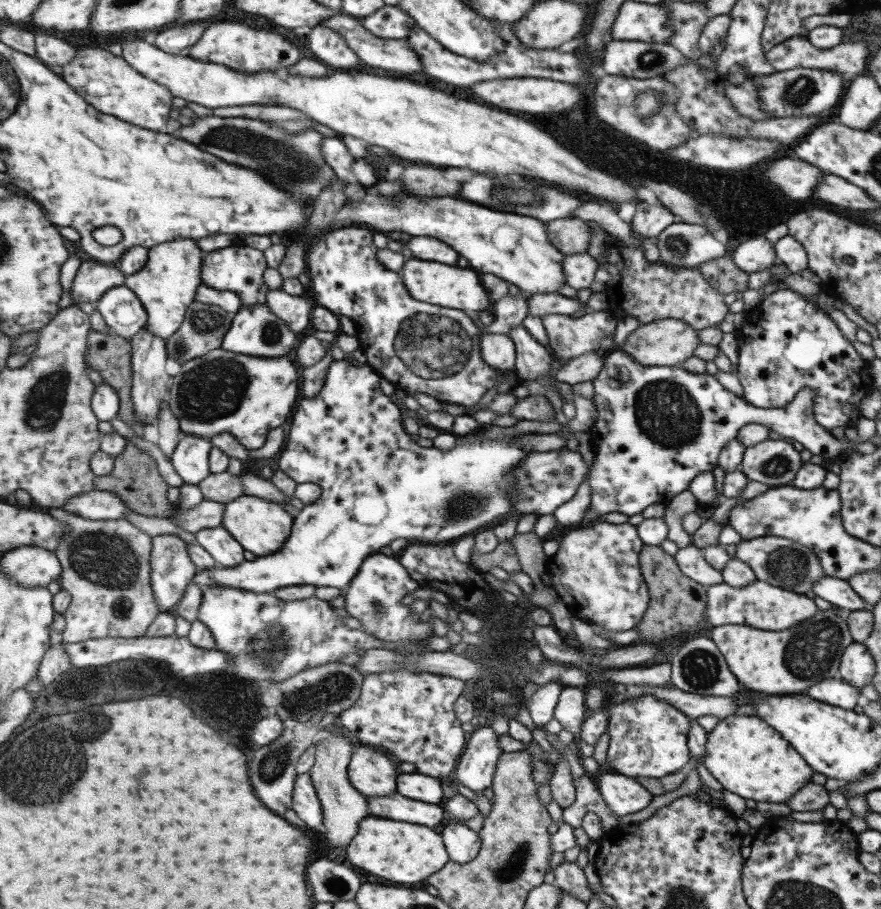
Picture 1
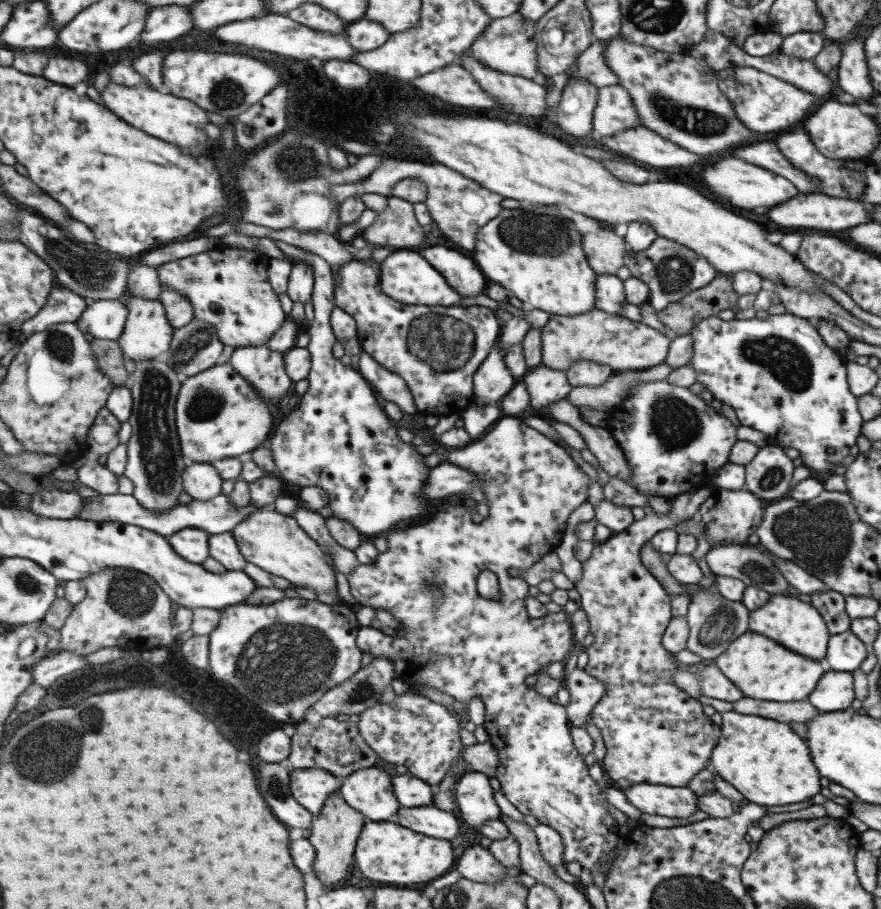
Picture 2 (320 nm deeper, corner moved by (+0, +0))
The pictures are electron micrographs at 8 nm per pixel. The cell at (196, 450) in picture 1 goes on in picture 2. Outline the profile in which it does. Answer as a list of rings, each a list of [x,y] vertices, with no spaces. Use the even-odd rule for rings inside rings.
[[[190,462],[185,469],[184,491],[197,500],[209,500],[223,490],[223,477],[209,462]]]

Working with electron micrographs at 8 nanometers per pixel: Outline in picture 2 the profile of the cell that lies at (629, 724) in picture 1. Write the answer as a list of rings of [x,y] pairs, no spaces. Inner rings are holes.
[[[709,484],[683,495],[676,495],[672,498],[670,510],[668,510],[667,514],[655,514],[647,511],[640,520],[633,520],[633,523],[627,526],[627,529],[619,533],[611,534],[611,537],[609,537],[606,542],[594,543],[589,559],[581,563],[582,573],[579,583],[575,583],[575,586],[573,586],[579,594],[580,607],[584,610],[588,620],[588,632],[593,635],[593,642],[584,647],[585,655],[587,655],[588,660],[583,670],[587,675],[593,676],[593,678],[596,678],[599,682],[604,684],[604,695],[595,703],[589,715],[591,724],[595,728],[600,729],[599,734],[605,746],[605,756],[598,763],[603,772],[621,789],[627,788],[633,784],[643,784],[643,782],[645,782],[645,784],[667,784],[671,787],[685,787],[695,774],[705,768],[706,762],[710,759],[711,750],[717,744],[719,738],[720,728],[701,711],[702,704],[699,704],[699,701],[694,697],[690,697],[686,692],[683,692],[683,690],[672,681],[673,671],[678,667],[671,653],[667,652],[660,643],[664,628],[668,625],[669,619],[672,616],[670,609],[671,598],[667,596],[667,592],[661,588],[661,584],[659,584],[658,580],[643,567],[643,564],[640,562],[639,553],[639,550],[641,550],[645,542],[648,542],[657,532],[673,529],[673,526],[679,523],[679,521],[691,518],[691,516],[697,513],[699,505],[710,495],[712,490],[713,486]]]

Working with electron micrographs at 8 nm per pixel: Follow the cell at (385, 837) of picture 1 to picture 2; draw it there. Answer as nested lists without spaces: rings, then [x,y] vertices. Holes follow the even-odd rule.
[[[369,822],[359,838],[357,848],[359,870],[377,882],[391,884],[419,884],[441,876],[453,864],[453,852],[447,840],[435,840],[429,836],[419,836],[409,828],[393,822]]]

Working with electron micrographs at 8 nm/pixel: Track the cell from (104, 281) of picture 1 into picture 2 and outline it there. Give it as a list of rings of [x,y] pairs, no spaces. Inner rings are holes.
[[[57,285],[51,291],[46,306],[37,316],[23,324],[23,332],[20,334],[29,338],[33,334],[45,331],[51,324],[76,323],[90,303],[91,301],[84,296]]]

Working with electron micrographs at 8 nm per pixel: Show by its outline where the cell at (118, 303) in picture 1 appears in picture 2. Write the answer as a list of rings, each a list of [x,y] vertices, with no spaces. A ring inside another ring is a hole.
[[[125,300],[91,301],[76,324],[83,333],[90,333],[95,339],[118,341],[126,331],[129,314]]]

